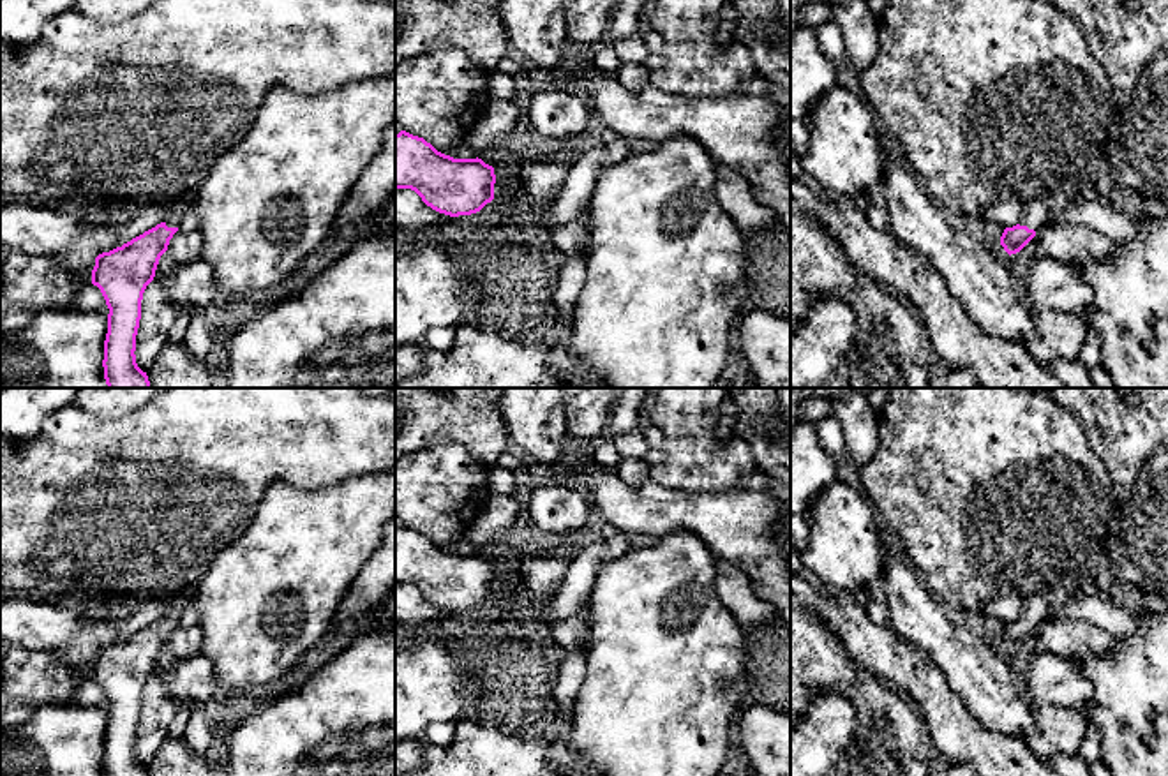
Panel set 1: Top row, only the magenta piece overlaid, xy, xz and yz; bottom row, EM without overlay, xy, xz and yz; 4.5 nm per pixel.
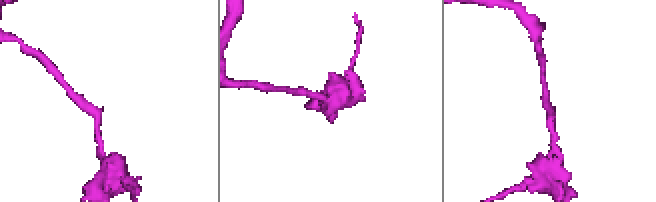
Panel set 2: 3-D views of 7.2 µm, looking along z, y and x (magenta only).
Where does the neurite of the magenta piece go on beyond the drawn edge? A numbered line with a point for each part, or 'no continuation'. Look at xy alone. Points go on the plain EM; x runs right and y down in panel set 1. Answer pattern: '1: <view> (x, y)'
1: xy (180, 600)

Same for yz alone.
1: yz (1034, 609)

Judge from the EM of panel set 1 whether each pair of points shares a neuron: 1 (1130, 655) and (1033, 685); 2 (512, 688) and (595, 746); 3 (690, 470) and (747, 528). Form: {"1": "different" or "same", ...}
{"1": "different", "2": "different", "3": "different"}

